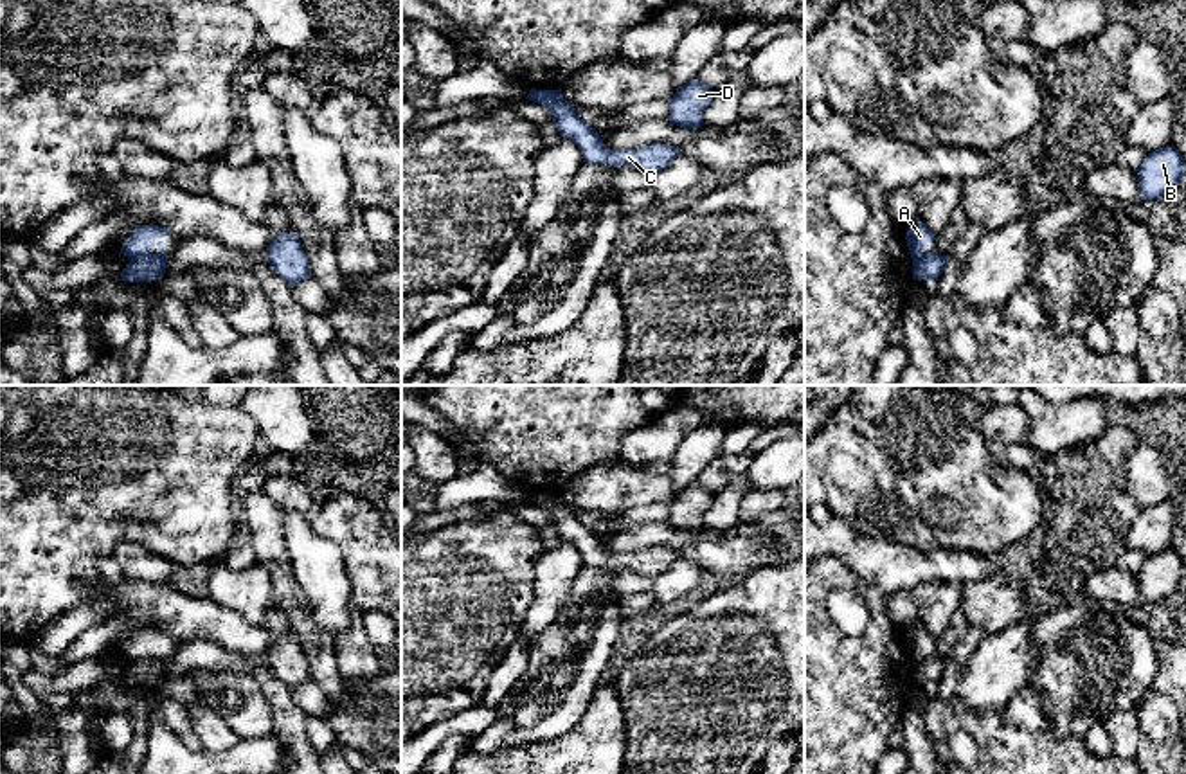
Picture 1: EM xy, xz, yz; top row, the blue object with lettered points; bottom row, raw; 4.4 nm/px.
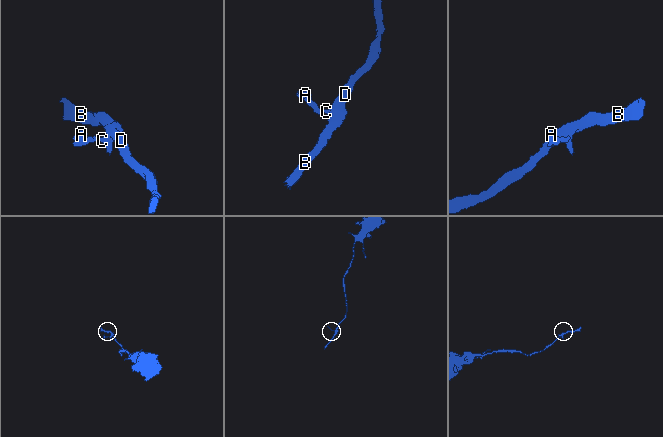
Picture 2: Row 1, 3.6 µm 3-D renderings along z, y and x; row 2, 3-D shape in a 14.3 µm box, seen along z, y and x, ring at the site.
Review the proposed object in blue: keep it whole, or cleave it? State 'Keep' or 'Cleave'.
Cleave

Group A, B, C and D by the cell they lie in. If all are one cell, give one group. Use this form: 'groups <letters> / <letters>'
groups A / B C D

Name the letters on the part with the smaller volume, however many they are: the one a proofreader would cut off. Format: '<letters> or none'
A

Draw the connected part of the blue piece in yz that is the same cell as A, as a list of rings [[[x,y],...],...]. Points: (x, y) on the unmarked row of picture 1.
[[[918,625],[909,635],[905,635],[909,657],[912,662],[916,661],[927,661],[934,657],[936,653],[925,653],[920,655],[920,650],[925,650],[927,646],[932,646],[936,641],[929,635],[923,625]]]

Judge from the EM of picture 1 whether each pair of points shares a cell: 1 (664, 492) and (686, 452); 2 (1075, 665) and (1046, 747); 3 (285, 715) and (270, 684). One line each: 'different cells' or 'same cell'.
1: different cells
2: different cells
3: same cell

